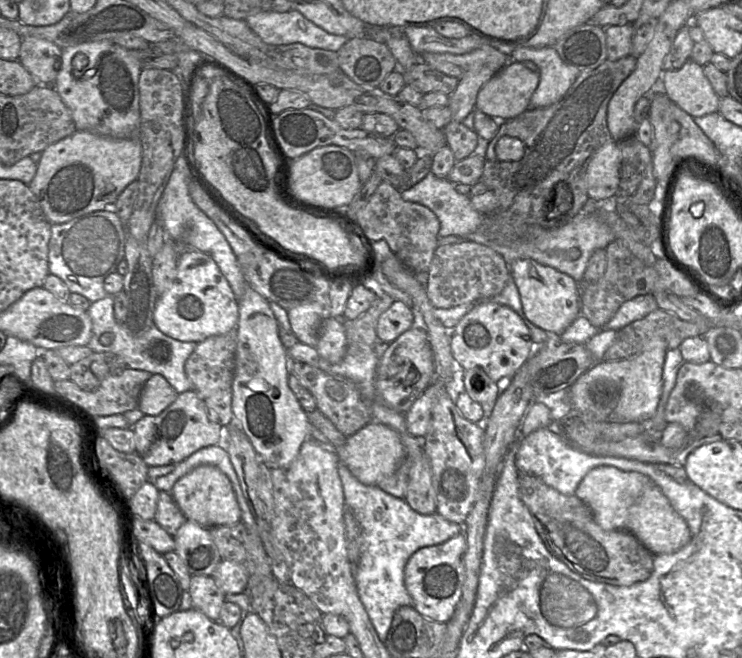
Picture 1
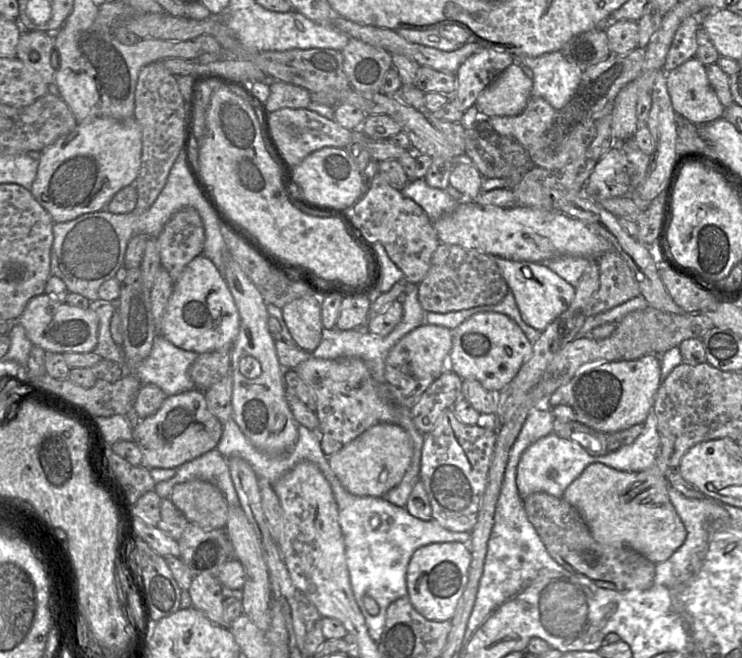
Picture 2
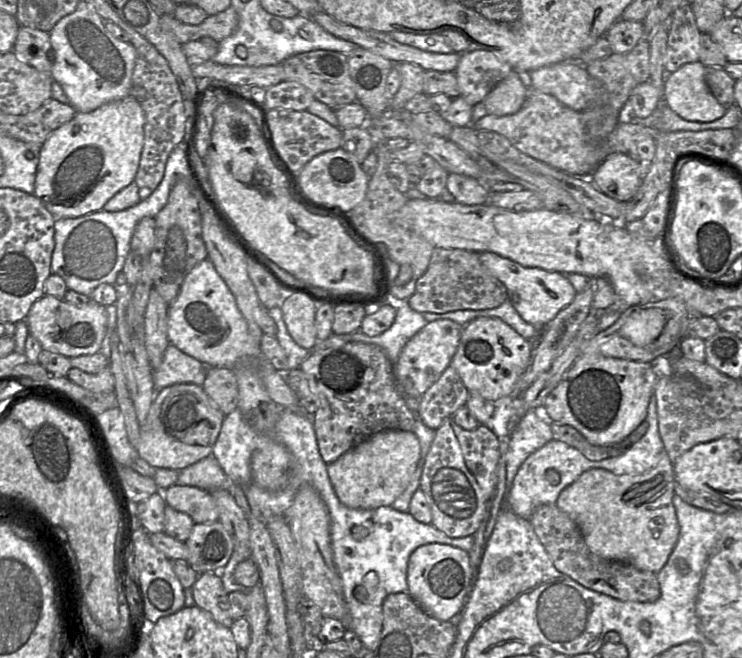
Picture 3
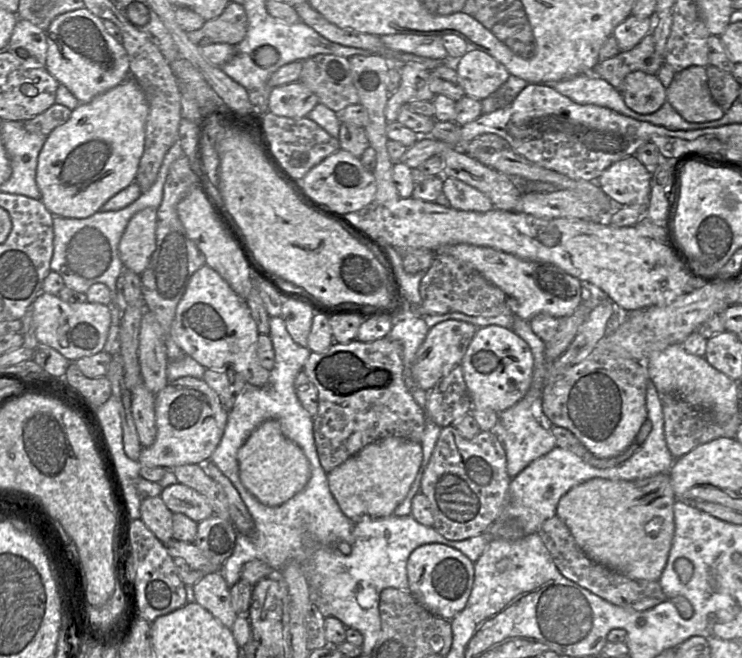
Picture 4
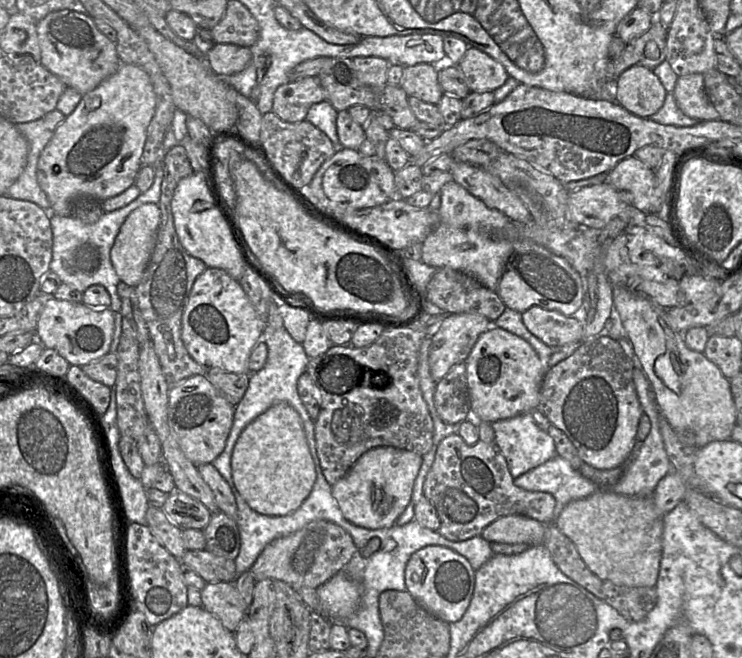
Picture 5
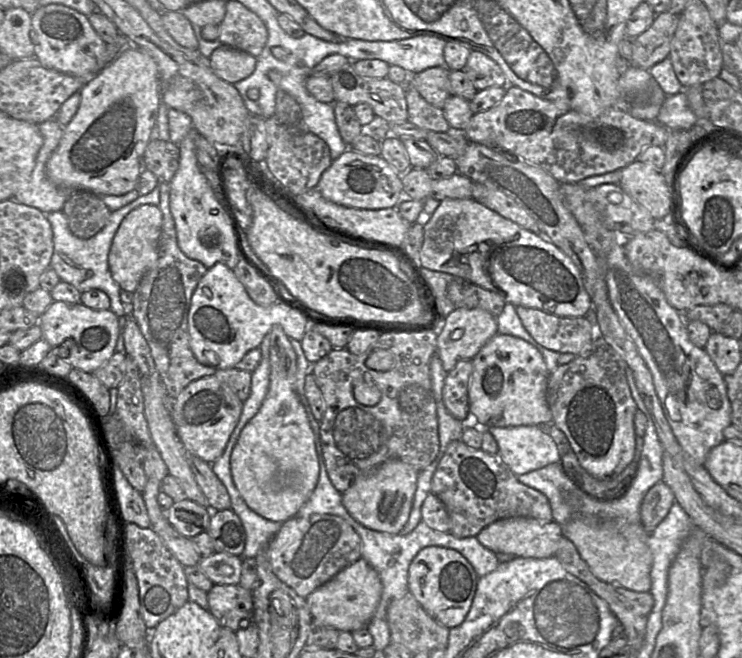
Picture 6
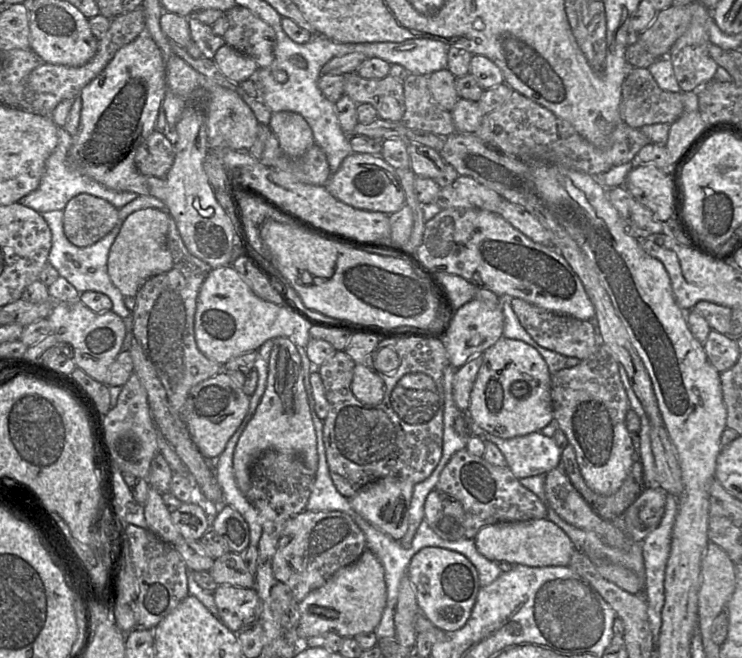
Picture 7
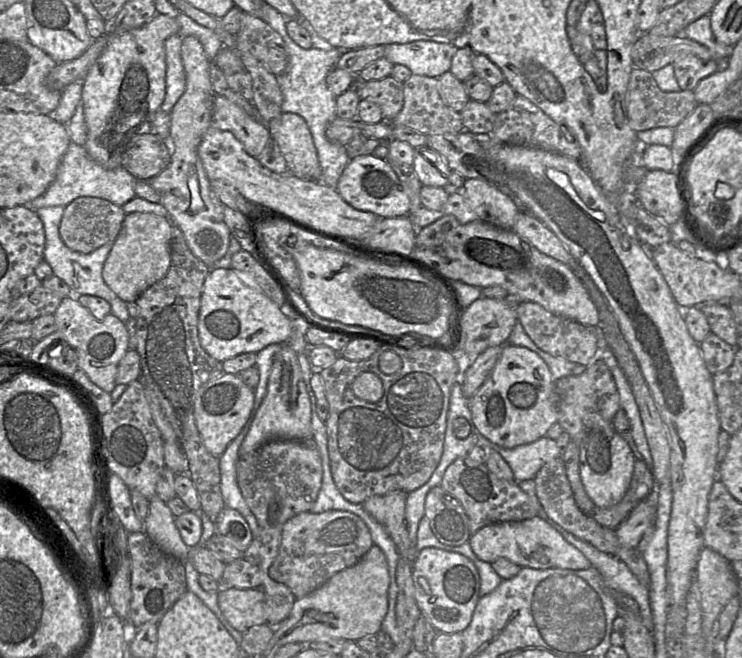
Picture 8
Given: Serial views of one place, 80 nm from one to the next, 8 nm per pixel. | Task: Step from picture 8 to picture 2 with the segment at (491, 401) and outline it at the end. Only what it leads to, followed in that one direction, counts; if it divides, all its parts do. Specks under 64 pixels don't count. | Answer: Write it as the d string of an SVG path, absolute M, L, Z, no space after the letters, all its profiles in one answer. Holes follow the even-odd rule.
M480 312L452 331L452 349L448 367L462 379L474 379L498 393L516 376L531 353L532 345L521 328L505 314Z

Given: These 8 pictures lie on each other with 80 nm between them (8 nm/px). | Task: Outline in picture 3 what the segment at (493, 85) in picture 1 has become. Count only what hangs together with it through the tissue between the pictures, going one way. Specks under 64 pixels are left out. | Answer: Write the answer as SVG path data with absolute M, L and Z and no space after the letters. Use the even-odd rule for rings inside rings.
M512 70L483 100L487 114L515 114L523 106L527 93L528 88L520 80L518 72Z

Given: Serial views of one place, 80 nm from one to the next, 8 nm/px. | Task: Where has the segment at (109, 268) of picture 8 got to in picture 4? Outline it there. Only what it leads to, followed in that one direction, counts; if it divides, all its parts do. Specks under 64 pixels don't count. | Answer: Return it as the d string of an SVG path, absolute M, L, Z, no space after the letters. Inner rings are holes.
M145 208L129 220L118 245L118 253L124 268L141 275L156 249L155 208Z

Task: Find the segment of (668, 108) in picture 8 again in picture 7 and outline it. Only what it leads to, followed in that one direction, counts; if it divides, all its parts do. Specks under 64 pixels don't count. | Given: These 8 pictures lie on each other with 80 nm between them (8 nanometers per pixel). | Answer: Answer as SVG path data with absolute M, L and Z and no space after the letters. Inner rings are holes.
M629 68L620 100L620 115L623 122L634 129L651 124L672 124L684 113L682 92L660 89L647 68Z

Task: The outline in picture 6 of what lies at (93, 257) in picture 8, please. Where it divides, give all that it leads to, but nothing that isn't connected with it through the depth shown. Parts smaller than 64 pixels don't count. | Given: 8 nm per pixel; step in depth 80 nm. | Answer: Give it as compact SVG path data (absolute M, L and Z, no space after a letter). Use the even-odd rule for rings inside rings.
M123 207L111 213L110 218L103 229L89 239L80 239L72 234L68 227L66 216L56 221L52 220L53 233L53 264L50 267L55 270L60 280L73 285L80 293L91 289L99 289L105 292L110 299L110 310L119 317L119 335L117 338L115 352L125 352L123 331L126 323L126 316L132 314L131 305L123 305L120 299L120 286L113 279L109 264L108 254L112 245L113 238L122 222L126 217Z

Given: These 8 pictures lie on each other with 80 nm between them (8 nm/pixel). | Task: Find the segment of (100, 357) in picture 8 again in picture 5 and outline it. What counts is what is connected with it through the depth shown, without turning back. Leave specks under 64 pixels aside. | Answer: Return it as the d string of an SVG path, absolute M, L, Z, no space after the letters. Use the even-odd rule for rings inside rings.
M53 296L44 299L44 305L35 329L35 338L44 348L54 349L70 365L82 367L110 351L114 333L114 311L108 308L94 308L84 303L58 300Z

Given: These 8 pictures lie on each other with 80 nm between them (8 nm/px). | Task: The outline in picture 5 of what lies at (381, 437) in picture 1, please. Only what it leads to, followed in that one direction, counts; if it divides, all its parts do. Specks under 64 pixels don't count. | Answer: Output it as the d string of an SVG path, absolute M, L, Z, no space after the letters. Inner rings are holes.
M390 446L372 448L332 485L332 495L349 522L367 529L392 527L411 500L421 463L422 456L416 452Z

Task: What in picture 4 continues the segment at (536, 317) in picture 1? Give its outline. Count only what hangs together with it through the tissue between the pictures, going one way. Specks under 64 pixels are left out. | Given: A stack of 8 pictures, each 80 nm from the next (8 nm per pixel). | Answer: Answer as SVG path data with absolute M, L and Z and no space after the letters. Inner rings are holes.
M470 244L445 245L435 254L446 254L471 265L506 295L506 305L512 313L525 321L538 314L556 318L569 316L582 302L582 282L552 264L520 259L493 248Z

